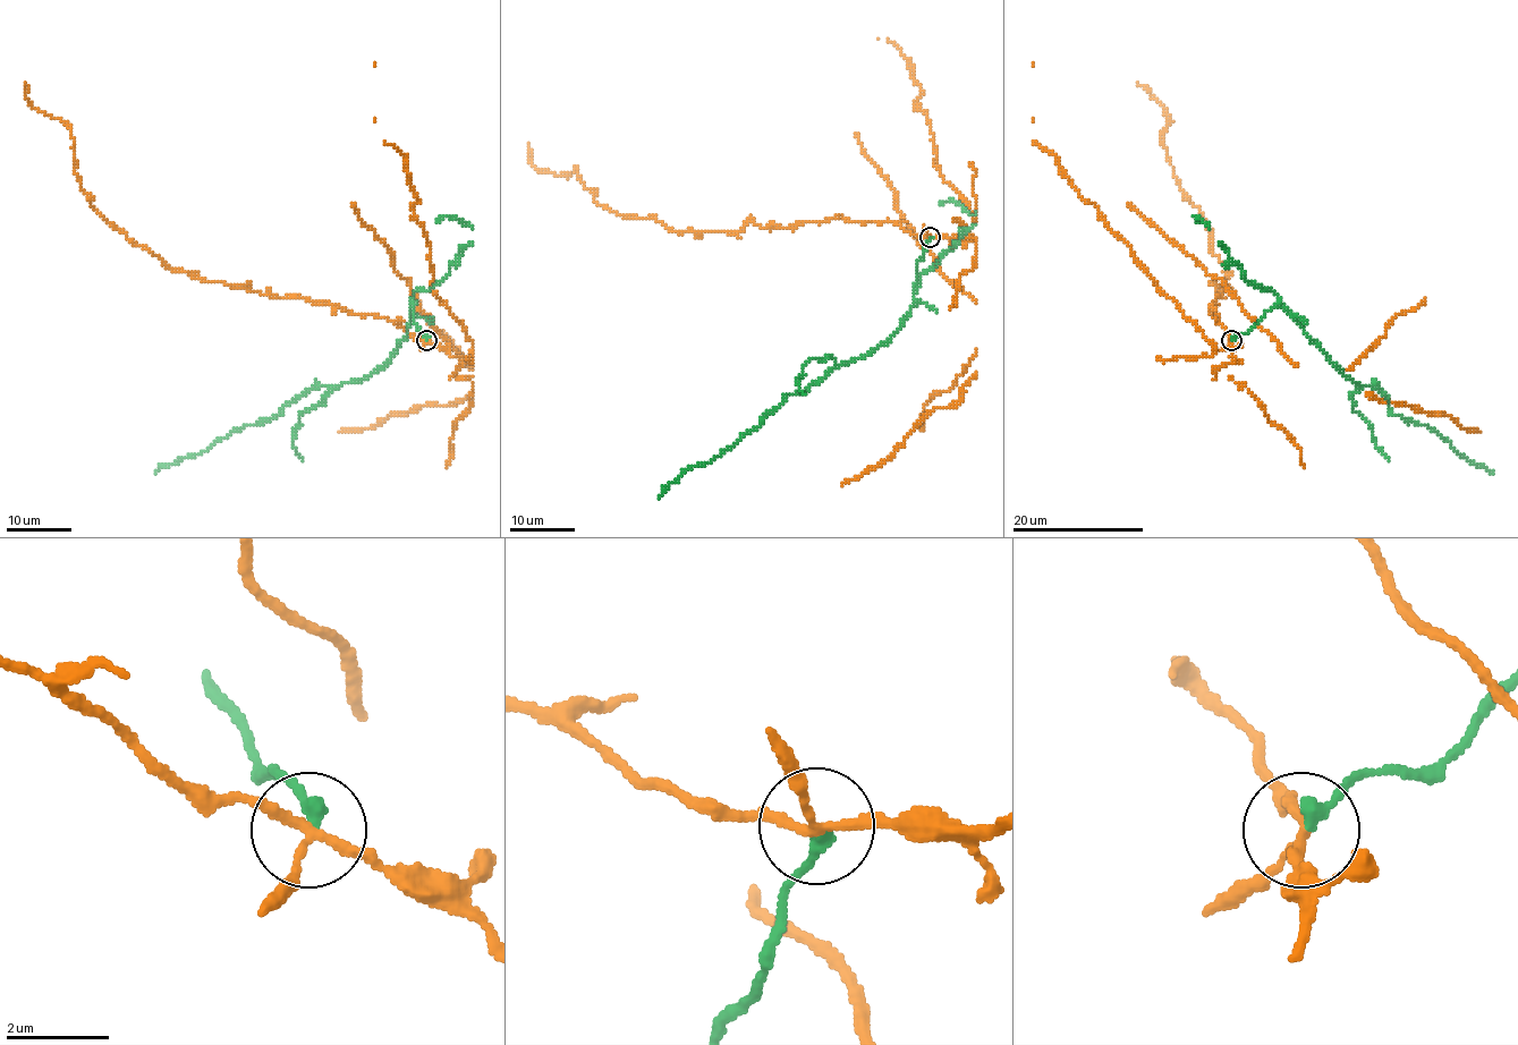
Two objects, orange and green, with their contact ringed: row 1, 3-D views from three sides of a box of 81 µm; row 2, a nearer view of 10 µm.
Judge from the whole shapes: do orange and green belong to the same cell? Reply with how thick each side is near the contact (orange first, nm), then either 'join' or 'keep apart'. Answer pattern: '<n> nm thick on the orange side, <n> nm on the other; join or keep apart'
160 nm thick on the orange side, 280 nm on the other; keep apart

